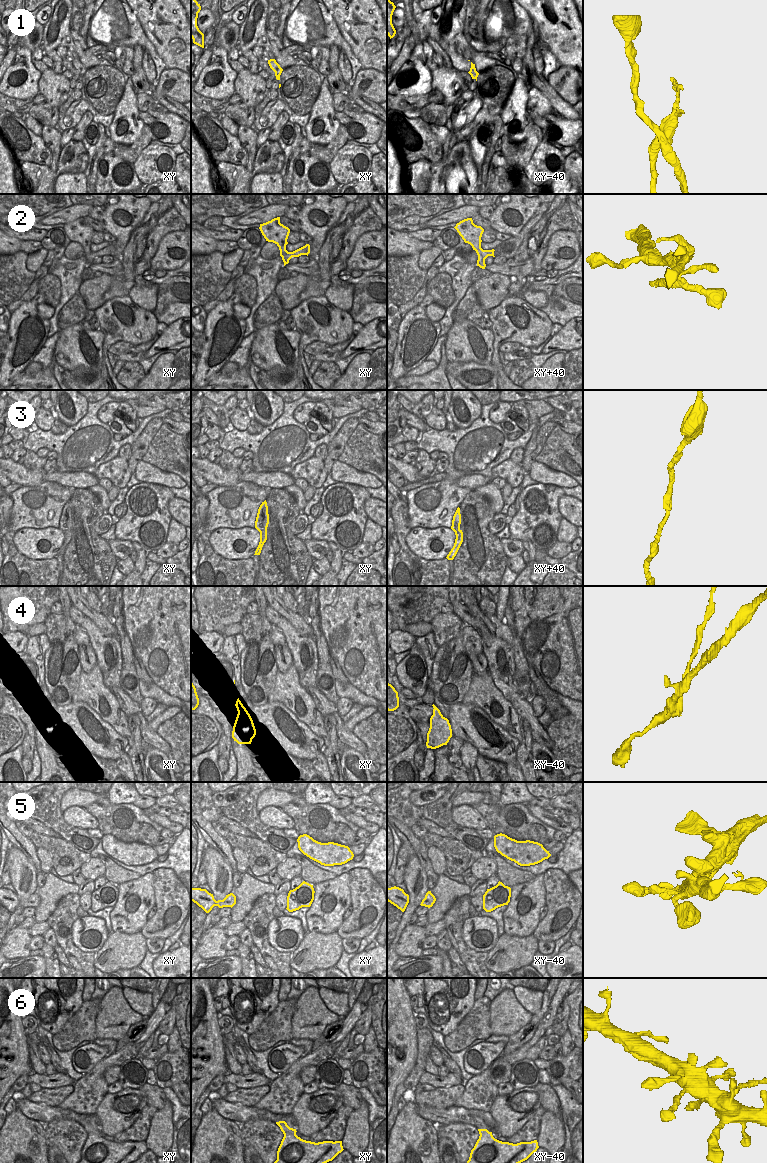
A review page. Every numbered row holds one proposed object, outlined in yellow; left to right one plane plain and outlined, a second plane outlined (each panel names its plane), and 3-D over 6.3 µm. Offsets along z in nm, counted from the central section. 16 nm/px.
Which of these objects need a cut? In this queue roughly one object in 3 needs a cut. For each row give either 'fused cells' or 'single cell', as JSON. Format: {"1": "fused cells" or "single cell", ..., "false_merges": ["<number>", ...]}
{"1": "fused cells", "2": "single cell", "3": "single cell", "4": "fused cells", "5": "single cell", "6": "single cell", "false_merges": ["1", "4"]}

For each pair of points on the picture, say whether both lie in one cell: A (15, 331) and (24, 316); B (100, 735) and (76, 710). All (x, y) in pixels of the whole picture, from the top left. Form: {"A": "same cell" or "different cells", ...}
{"A": "same cell", "B": "same cell"}

